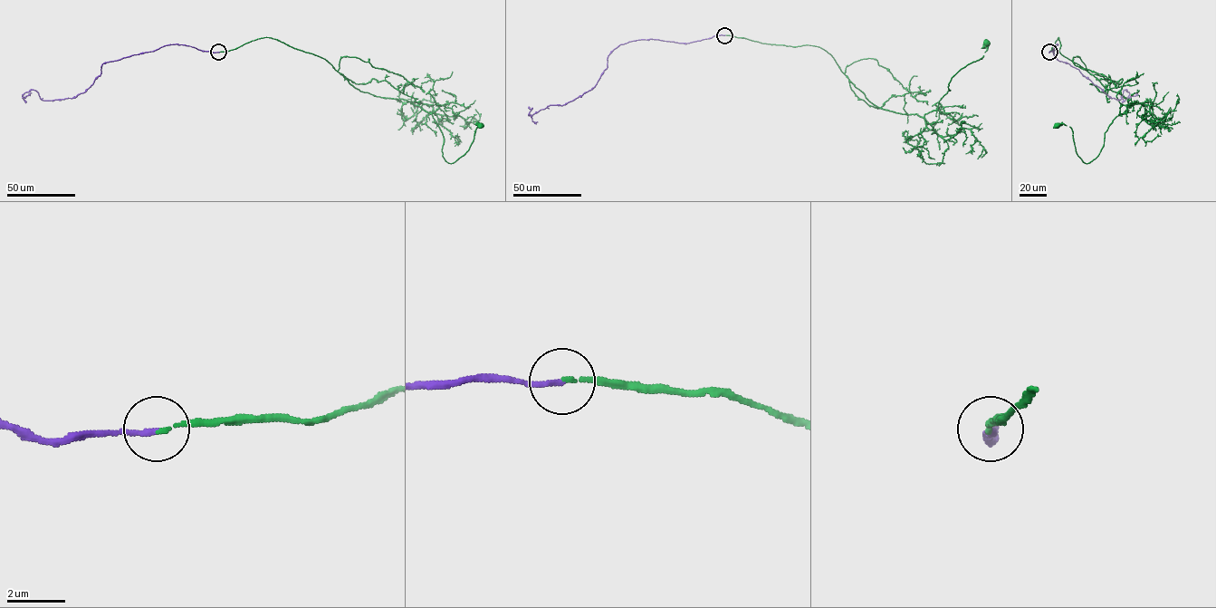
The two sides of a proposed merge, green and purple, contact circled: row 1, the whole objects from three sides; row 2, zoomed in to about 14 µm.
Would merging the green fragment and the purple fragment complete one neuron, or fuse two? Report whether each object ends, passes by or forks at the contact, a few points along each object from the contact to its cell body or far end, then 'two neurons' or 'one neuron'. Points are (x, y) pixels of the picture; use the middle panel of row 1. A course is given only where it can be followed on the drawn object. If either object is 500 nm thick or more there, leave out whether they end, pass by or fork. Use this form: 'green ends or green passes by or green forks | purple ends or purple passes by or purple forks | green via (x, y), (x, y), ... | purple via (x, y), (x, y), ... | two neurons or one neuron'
green ends | purple ends | green via (724, 34), (819, 47), (876, 105), (921, 117), (936, 110), (950, 90), (951, 78), (981, 58), (986, 43) | purple via (724, 34), (621, 44), (590, 90), (529, 114), (537, 122) | one neuron

